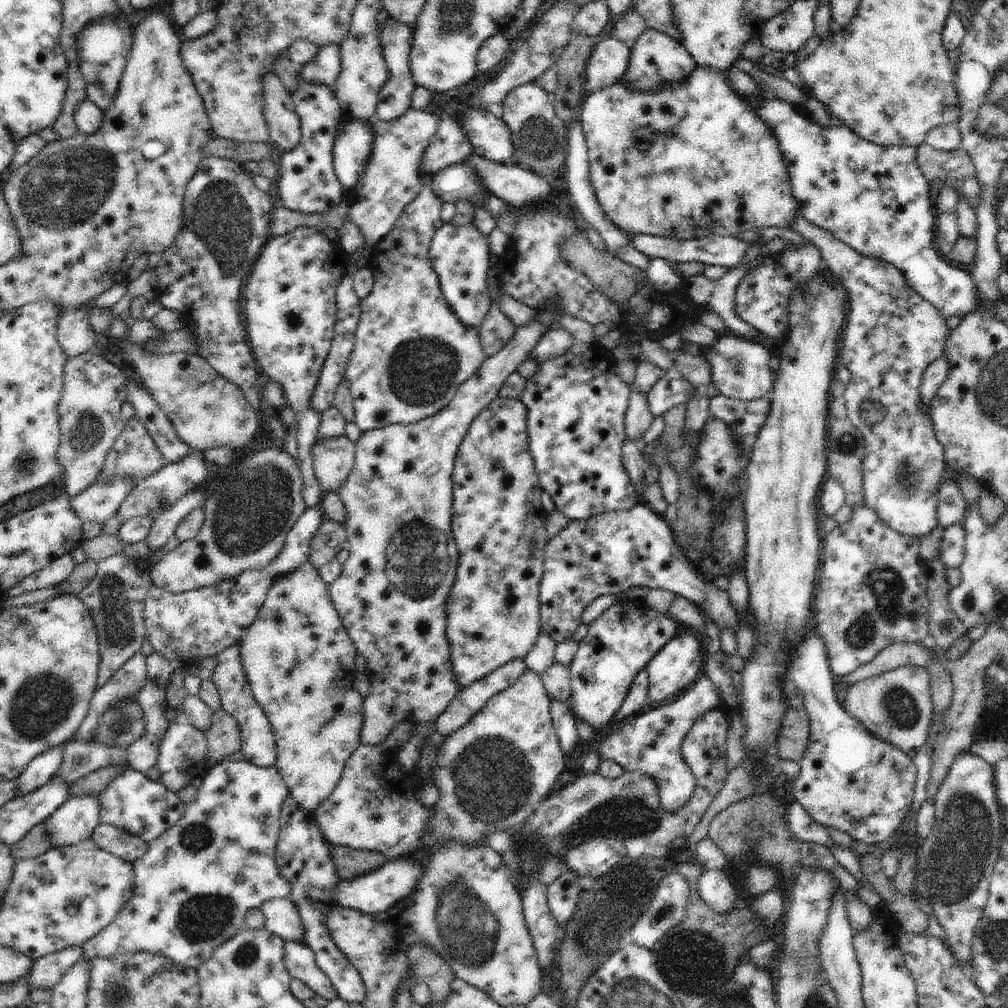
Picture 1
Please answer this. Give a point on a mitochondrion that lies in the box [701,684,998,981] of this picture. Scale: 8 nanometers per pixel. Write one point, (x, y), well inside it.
(952, 867)

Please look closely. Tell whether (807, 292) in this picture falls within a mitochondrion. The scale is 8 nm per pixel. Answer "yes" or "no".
yes

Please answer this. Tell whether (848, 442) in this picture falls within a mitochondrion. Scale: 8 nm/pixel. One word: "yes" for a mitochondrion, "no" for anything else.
yes

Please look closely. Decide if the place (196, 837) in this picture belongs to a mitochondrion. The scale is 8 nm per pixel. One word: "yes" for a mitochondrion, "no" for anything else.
yes

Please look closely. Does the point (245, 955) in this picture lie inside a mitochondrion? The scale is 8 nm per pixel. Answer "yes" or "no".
yes

